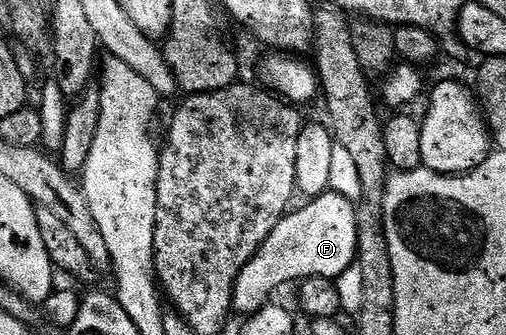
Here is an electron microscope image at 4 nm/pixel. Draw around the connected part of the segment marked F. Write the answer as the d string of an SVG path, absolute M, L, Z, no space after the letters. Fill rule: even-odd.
M327 190L321 196L313 197L303 208L295 207L287 211L282 221L268 234L268 238L258 248L258 252L242 268L241 274L234 287L233 311L247 312L253 314L271 303L270 295L277 290L281 284L293 285L295 282L307 280L310 276L323 276L329 280L337 281L346 271L351 271L358 255L358 213L355 201L341 196L335 190Z

